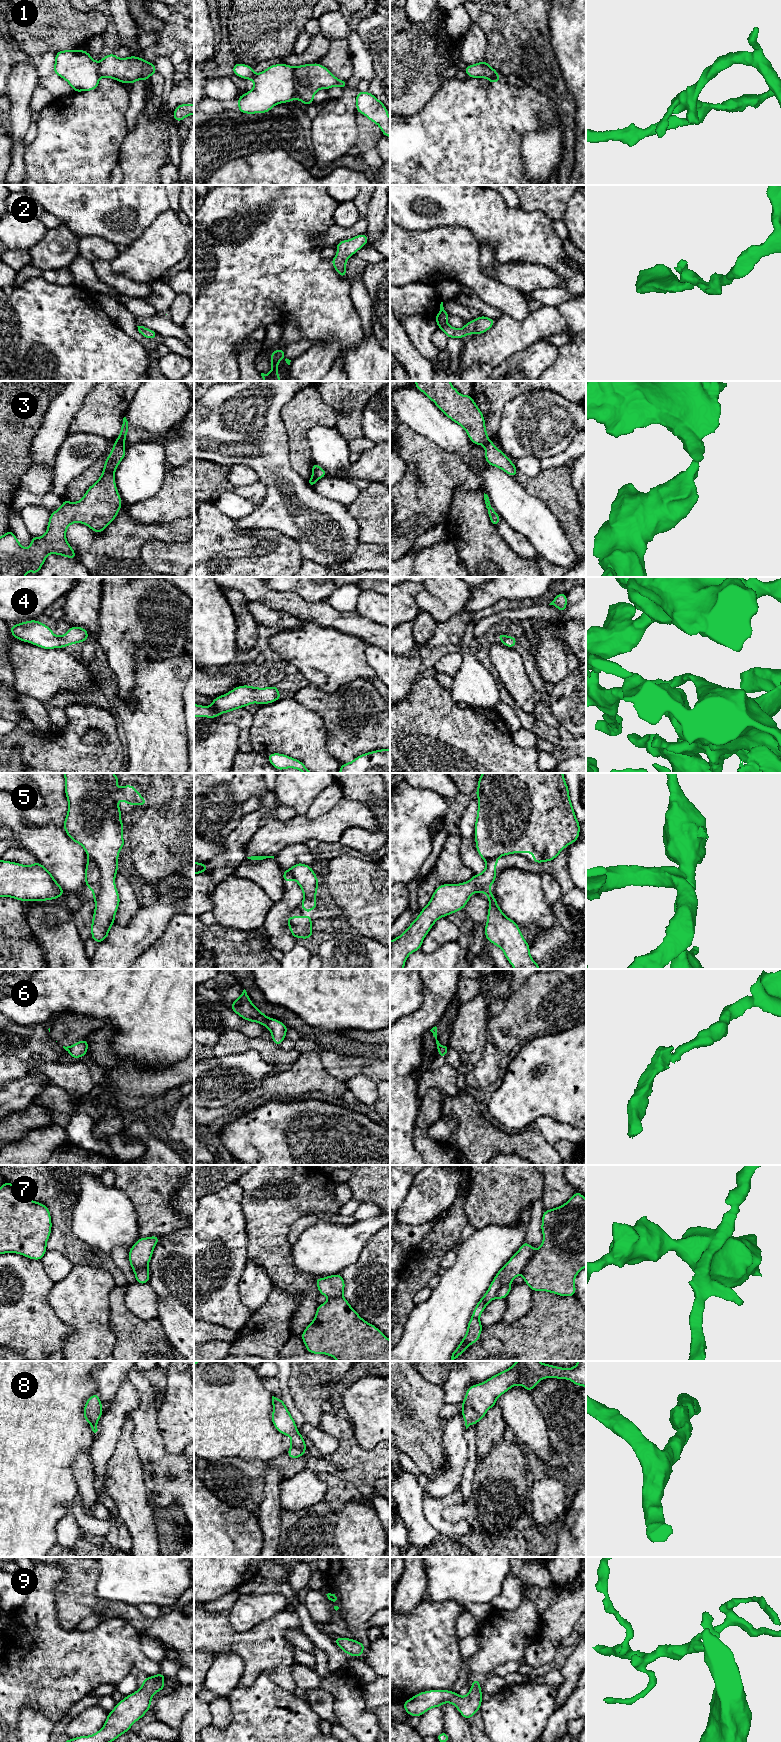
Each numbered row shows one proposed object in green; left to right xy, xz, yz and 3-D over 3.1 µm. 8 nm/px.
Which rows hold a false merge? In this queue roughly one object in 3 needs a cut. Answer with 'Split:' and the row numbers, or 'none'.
Split: 1, 3, 5, 6

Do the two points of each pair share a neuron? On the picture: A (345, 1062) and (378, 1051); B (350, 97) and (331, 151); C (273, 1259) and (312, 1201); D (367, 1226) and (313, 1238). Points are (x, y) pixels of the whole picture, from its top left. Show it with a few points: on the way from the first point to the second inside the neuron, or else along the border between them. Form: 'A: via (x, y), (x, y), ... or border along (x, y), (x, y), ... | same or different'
A: border along (341, 1053), (379, 1059) | different
B: via (342, 110), (336, 118), (332, 138) | same
C: via (273, 1243), (273, 1232), (296, 1209) | same
D: via (354, 1234), (350, 1238), (326, 1238) | same

